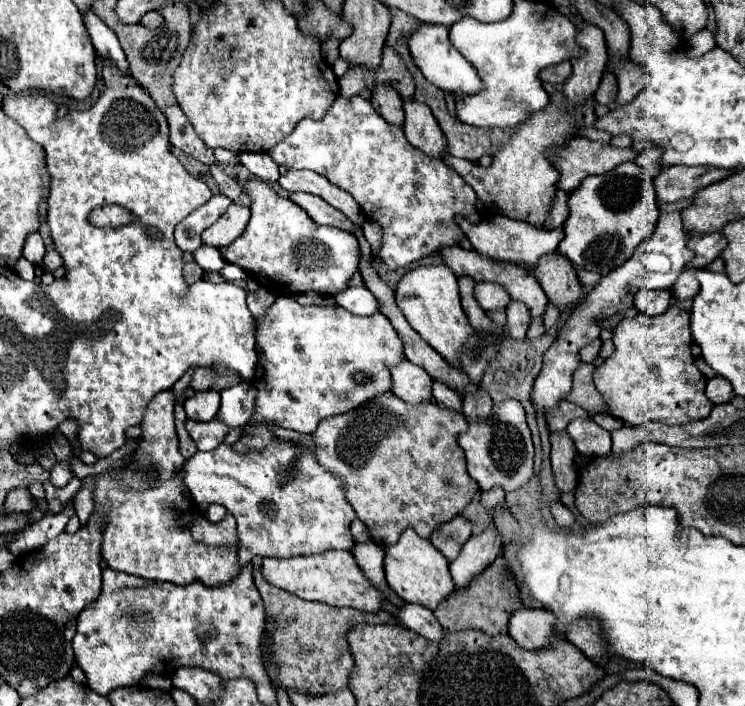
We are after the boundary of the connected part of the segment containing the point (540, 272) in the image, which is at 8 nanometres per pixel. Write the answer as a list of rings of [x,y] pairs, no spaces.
[[[552,252],[542,256],[530,274],[540,282],[548,300],[560,310],[566,310],[582,300],[582,286],[576,270],[562,254]]]

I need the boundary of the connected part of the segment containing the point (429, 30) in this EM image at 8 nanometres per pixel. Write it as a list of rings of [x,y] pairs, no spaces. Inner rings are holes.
[[[422,24],[408,36],[408,48],[412,54],[412,60],[428,78],[432,84],[436,84],[440,90],[450,92],[450,94],[476,94],[482,90],[480,78],[476,70],[470,66],[468,60],[450,44],[448,40],[448,28],[440,24]]]

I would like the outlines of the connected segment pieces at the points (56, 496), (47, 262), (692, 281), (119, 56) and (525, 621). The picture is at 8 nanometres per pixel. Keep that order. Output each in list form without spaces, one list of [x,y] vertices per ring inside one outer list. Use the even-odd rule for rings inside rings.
[[[72,478],[66,486],[62,488],[56,488],[48,481],[43,484],[46,502],[48,502],[48,512],[45,515],[55,515],[66,506],[66,502],[72,500],[72,496],[82,488],[82,480],[78,478]]]
[[[56,250],[46,252],[46,256],[44,256],[44,268],[46,268],[48,272],[54,272],[54,270],[60,268],[60,266],[62,266],[62,258],[60,258],[60,254],[58,254]]]
[[[684,270],[680,274],[680,278],[676,280],[674,288],[672,288],[672,298],[676,302],[690,302],[692,296],[698,294],[698,280],[696,280],[696,270]]]
[[[92,10],[84,12],[84,24],[88,28],[90,40],[96,48],[96,52],[100,52],[102,56],[106,56],[108,60],[112,60],[120,70],[124,70],[124,74],[128,74],[128,62],[124,56],[124,50],[118,44],[118,38],[114,34],[114,30],[110,30]]]
[[[522,608],[516,610],[508,624],[512,640],[526,650],[540,650],[556,636],[556,616],[546,608]]]

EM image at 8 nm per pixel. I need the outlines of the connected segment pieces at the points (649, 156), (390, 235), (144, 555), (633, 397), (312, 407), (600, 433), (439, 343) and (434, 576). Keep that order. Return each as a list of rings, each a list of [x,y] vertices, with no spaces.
[[[656,150],[656,152],[640,152],[640,156],[636,158],[636,164],[640,168],[644,168],[644,172],[648,172],[650,176],[656,176],[662,170],[662,168],[656,168],[658,158],[660,158],[660,150]]]
[[[338,96],[322,120],[298,122],[294,132],[284,142],[272,148],[270,156],[286,168],[296,168],[296,170],[308,168],[312,172],[318,172],[338,188],[352,194],[354,200],[366,212],[366,216],[382,226],[384,236],[382,236],[382,248],[378,250],[378,260],[382,260],[390,270],[404,268],[414,260],[420,260],[428,254],[436,254],[440,246],[458,244],[458,240],[464,234],[458,230],[454,216],[460,214],[470,222],[482,220],[480,200],[476,198],[474,190],[460,176],[456,176],[456,170],[446,166],[440,158],[426,156],[424,152],[414,148],[406,140],[404,130],[388,124],[362,96],[354,96],[354,98]]]
[[[162,390],[152,398],[142,420],[142,438],[138,450],[132,454],[132,460],[118,470],[102,474],[96,480],[96,514],[108,518],[108,526],[102,532],[102,558],[104,562],[120,572],[136,574],[142,578],[174,582],[174,584],[192,584],[202,582],[206,586],[222,586],[238,576],[240,566],[236,564],[236,548],[212,548],[200,542],[194,542],[190,534],[190,522],[196,516],[196,504],[188,490],[184,488],[180,468],[184,466],[184,456],[178,452],[178,436],[174,428],[174,392]]]
[[[674,304],[660,316],[638,312],[614,328],[616,350],[594,370],[594,386],[612,416],[630,426],[642,426],[652,420],[676,426],[710,416],[714,404],[704,394],[706,378],[692,358],[688,320],[690,312]]]
[[[292,296],[276,298],[268,318],[256,320],[256,350],[258,366],[252,382],[258,388],[258,396],[250,422],[274,422],[302,434],[314,432],[320,420],[328,416],[350,412],[360,404],[390,392],[390,370],[406,358],[402,340],[382,312],[358,316],[342,306],[302,306]]]
[[[576,418],[568,424],[568,434],[572,436],[576,450],[582,456],[606,456],[612,448],[610,432],[600,428],[592,418]]]
[[[430,264],[430,266],[418,266],[412,268],[402,276],[402,280],[396,284],[396,302],[398,308],[410,326],[422,336],[426,344],[430,344],[450,366],[460,368],[458,354],[468,340],[468,336],[474,332],[472,324],[468,322],[458,294],[458,282],[456,276],[450,272],[444,264]]]
[[[412,528],[404,530],[400,540],[392,548],[386,548],[384,572],[386,572],[388,586],[402,600],[412,602],[412,604],[422,604],[430,610],[436,610],[438,604],[446,600],[456,588],[448,570],[448,560],[432,546],[430,540],[420,538]]]

